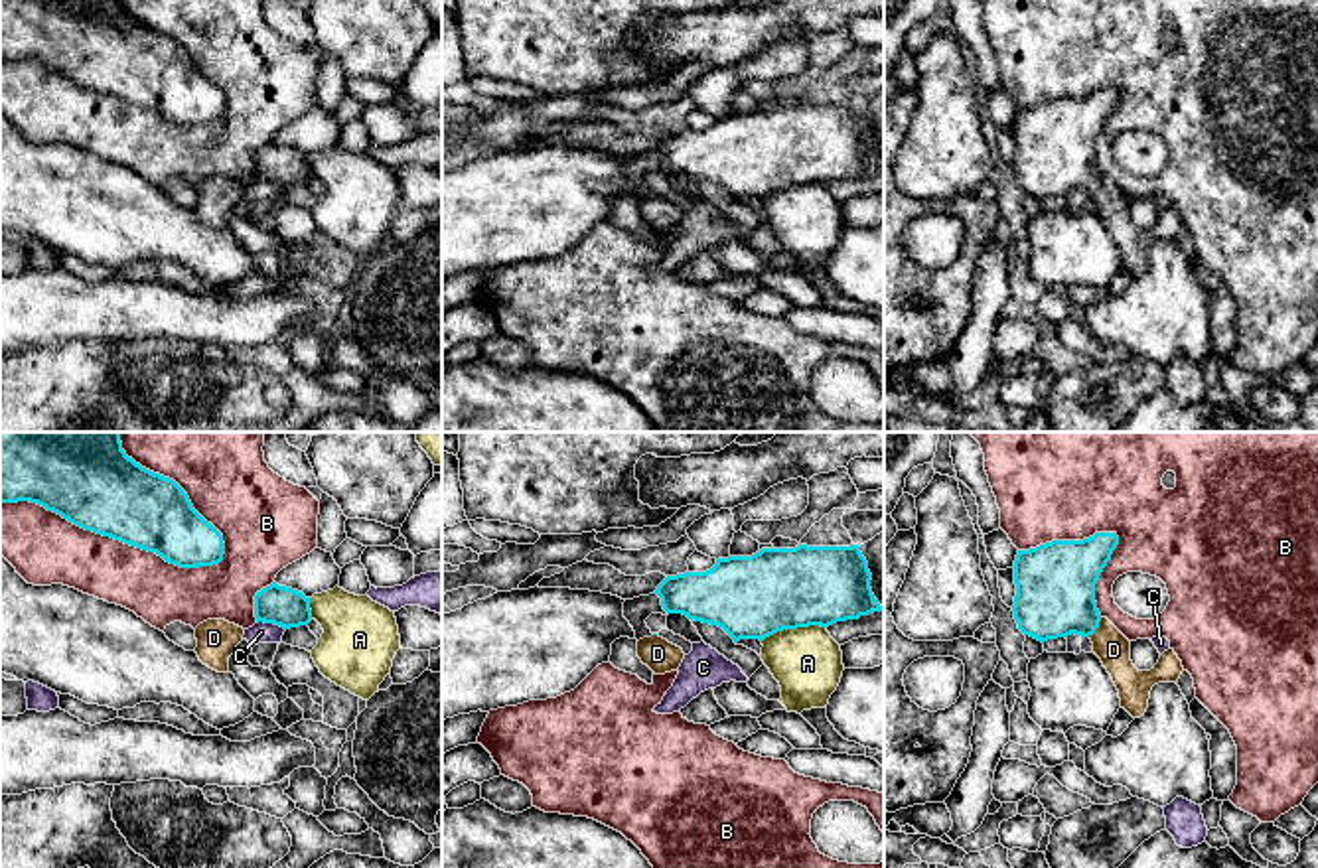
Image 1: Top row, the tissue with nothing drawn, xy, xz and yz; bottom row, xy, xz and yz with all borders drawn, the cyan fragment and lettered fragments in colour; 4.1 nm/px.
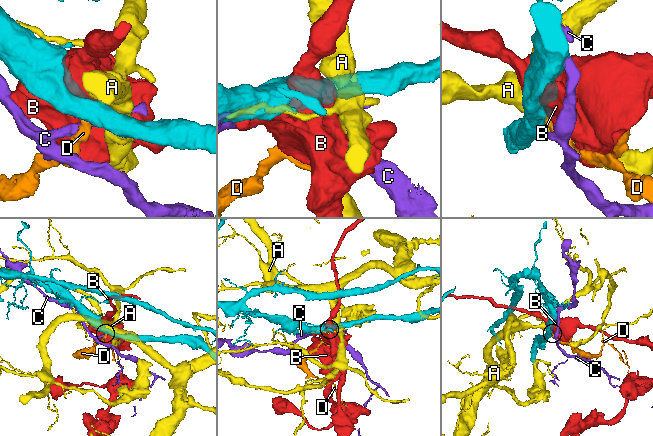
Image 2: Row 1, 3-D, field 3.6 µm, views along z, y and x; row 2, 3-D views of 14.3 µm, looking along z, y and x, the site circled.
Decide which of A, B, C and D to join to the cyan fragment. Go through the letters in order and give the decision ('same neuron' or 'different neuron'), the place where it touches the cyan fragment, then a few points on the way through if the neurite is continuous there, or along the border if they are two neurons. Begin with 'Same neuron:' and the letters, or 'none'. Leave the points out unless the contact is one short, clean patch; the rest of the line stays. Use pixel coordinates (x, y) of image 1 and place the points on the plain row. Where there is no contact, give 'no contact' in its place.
Same neuron: D
A: different neuron; contact xz (794, 186)
B: different neuron; contact xy (115, 97)
C: different neuron; contact xy (271, 180)
D: same neuron; contact yz (1098, 184)

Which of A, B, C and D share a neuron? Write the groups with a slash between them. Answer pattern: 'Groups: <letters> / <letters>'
Groups: A / B / C / D

